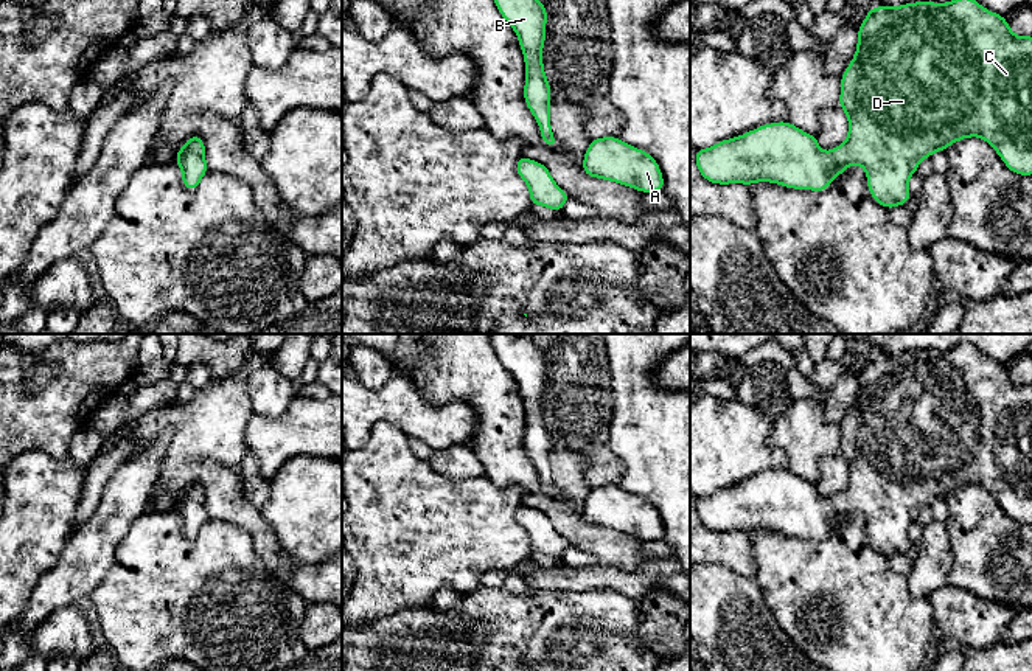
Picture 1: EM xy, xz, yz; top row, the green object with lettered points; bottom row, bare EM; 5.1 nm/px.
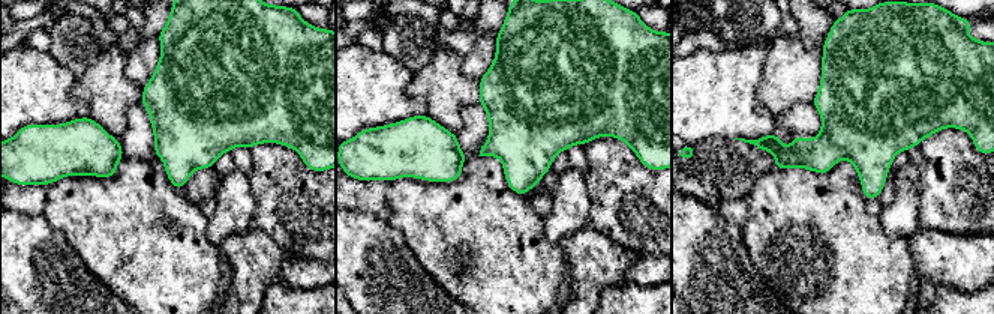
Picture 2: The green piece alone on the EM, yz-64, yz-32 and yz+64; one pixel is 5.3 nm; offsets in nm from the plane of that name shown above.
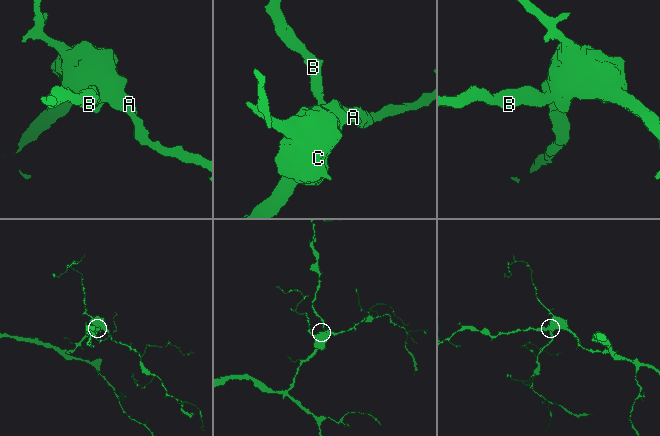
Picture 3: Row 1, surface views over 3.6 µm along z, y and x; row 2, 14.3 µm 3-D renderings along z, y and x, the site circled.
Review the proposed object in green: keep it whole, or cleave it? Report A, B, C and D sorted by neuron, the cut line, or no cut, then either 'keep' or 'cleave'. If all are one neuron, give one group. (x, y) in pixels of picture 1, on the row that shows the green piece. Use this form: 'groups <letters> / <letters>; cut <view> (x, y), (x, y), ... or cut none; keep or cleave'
groups A B C D; cut none; keep

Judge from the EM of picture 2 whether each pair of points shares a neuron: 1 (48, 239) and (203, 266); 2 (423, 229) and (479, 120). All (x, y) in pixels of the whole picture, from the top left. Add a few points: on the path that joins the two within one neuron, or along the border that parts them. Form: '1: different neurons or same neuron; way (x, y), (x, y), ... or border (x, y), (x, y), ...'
1: different neurons; border (44, 217), (63, 233), (89, 271)
2: different neurons; border (468, 155), (477, 156)

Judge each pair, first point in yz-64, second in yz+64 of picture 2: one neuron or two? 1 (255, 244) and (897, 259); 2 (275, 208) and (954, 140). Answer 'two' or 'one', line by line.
1: two
2: one

